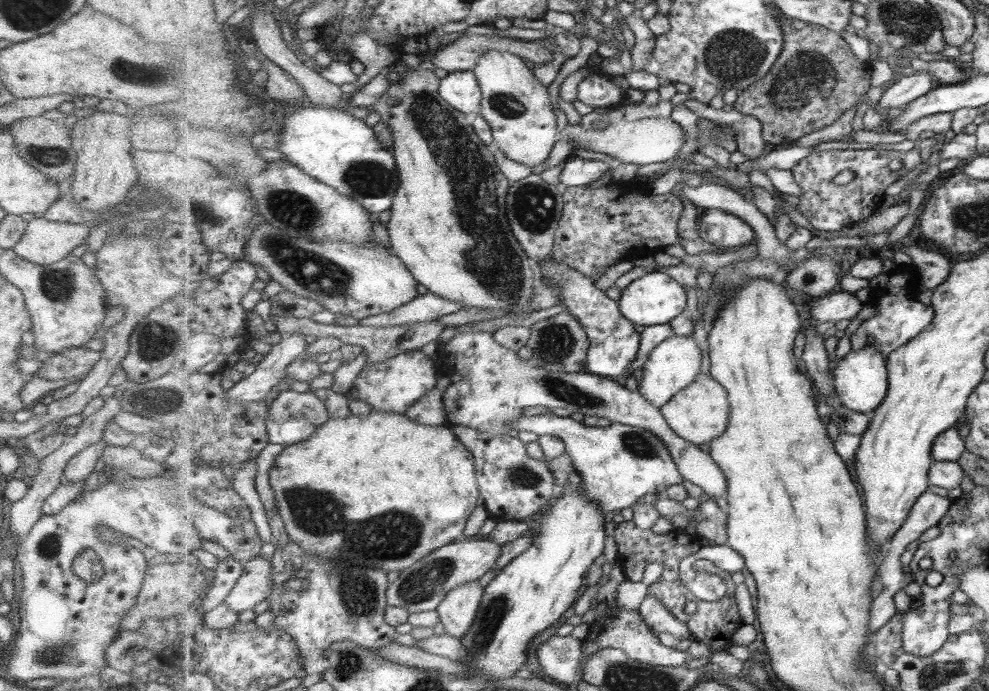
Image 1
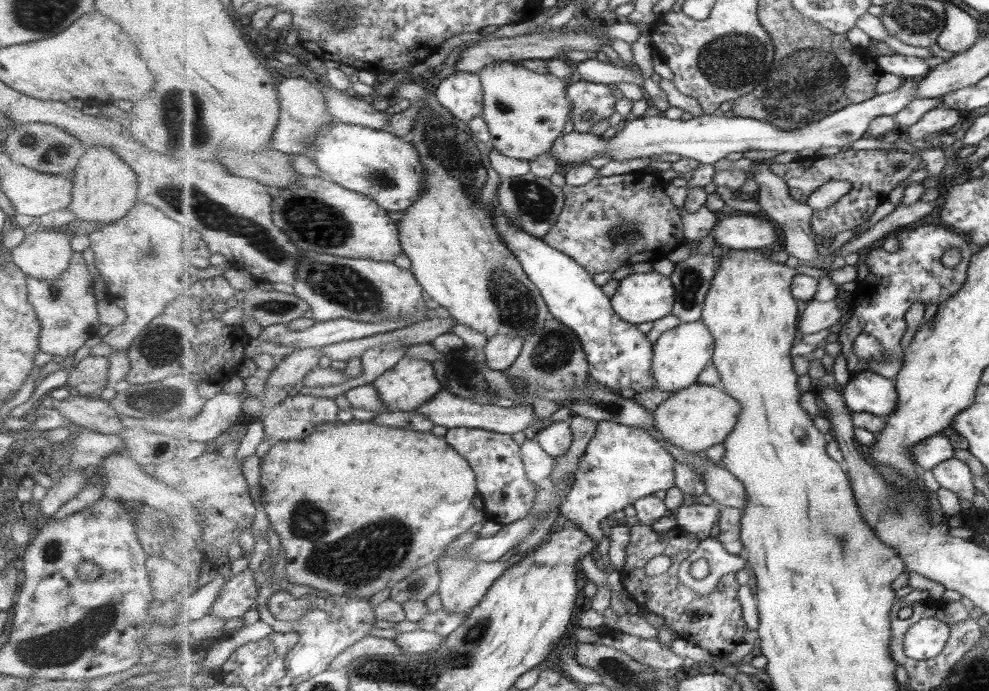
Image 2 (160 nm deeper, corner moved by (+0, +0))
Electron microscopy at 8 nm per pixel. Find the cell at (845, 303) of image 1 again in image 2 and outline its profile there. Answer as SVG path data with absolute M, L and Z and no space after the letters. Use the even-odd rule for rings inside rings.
M835 298L826 302L813 299L809 301L807 308L803 311L802 319L799 320L801 335L815 334L825 328L831 328L841 320L841 316L843 312L835 302Z

